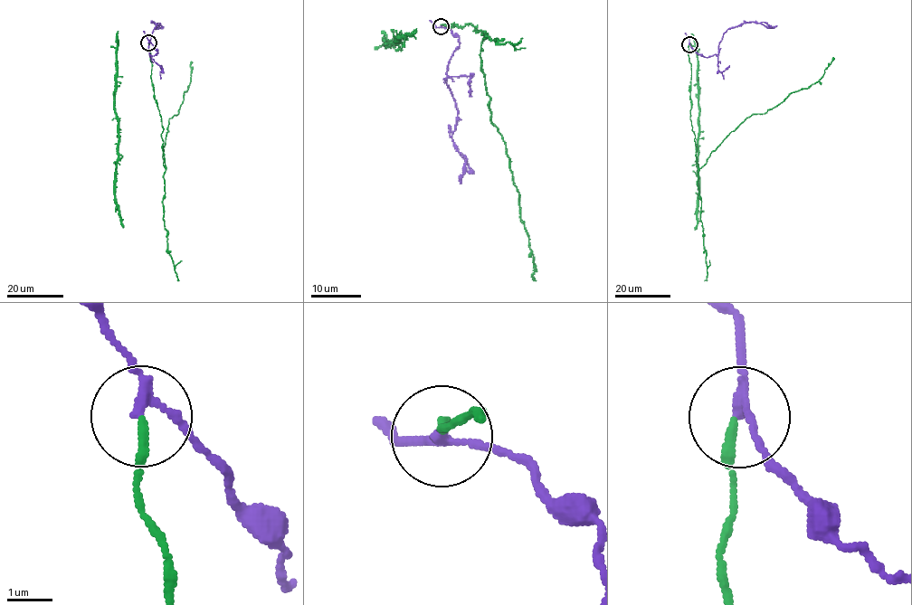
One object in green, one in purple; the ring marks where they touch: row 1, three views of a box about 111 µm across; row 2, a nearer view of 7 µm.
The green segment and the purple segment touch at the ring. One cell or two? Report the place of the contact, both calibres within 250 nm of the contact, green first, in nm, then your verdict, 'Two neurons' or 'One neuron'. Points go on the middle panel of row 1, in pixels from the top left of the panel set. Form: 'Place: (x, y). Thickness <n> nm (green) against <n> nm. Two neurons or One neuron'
Place: (441, 26). Thickness 200 nm (green) against 170 nm. Two neurons

